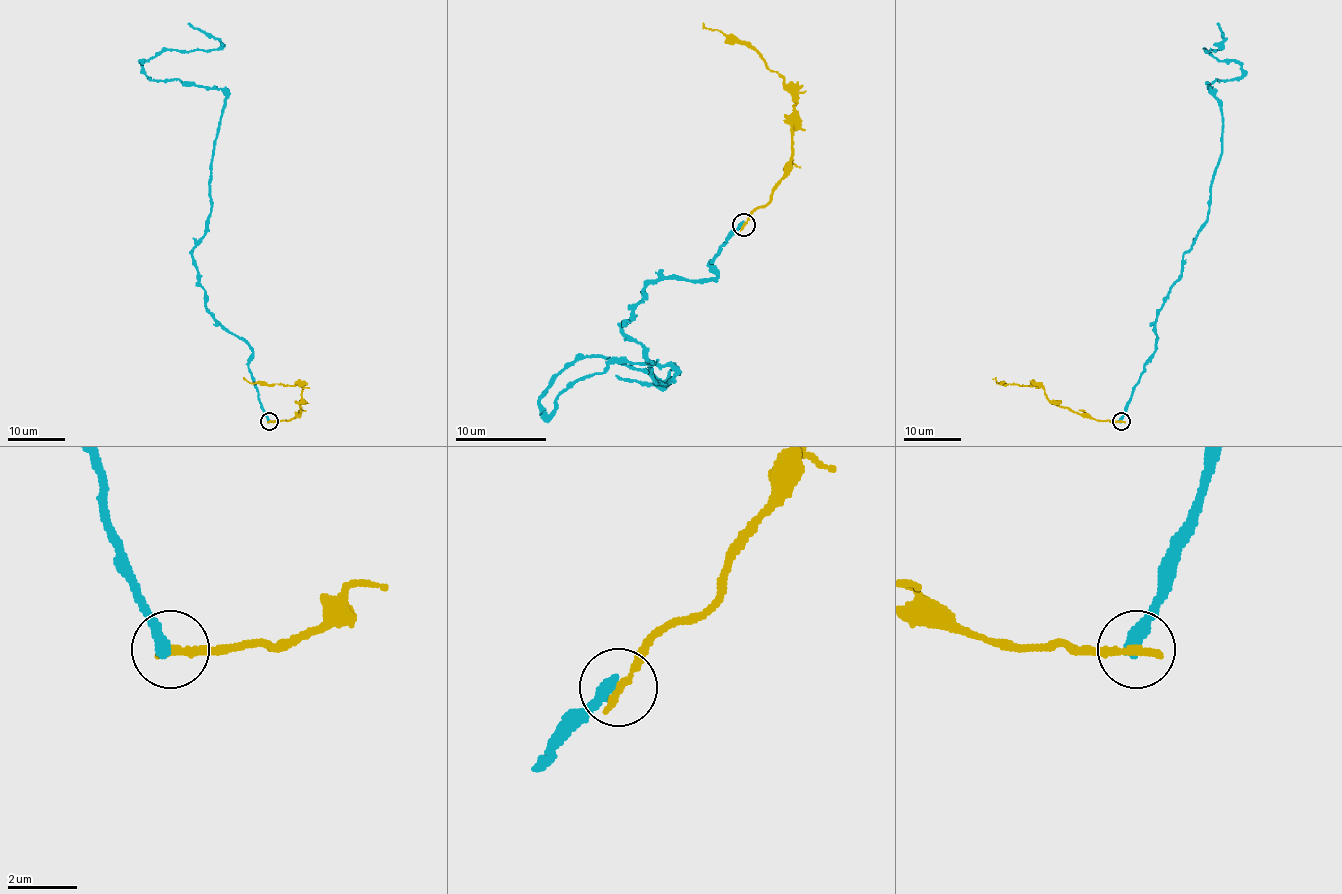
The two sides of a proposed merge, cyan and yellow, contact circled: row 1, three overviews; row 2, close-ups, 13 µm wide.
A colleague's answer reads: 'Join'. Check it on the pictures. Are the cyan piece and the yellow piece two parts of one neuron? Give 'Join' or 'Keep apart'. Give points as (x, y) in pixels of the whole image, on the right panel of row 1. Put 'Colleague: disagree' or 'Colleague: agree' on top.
Colleague: disagree
Keep apart

